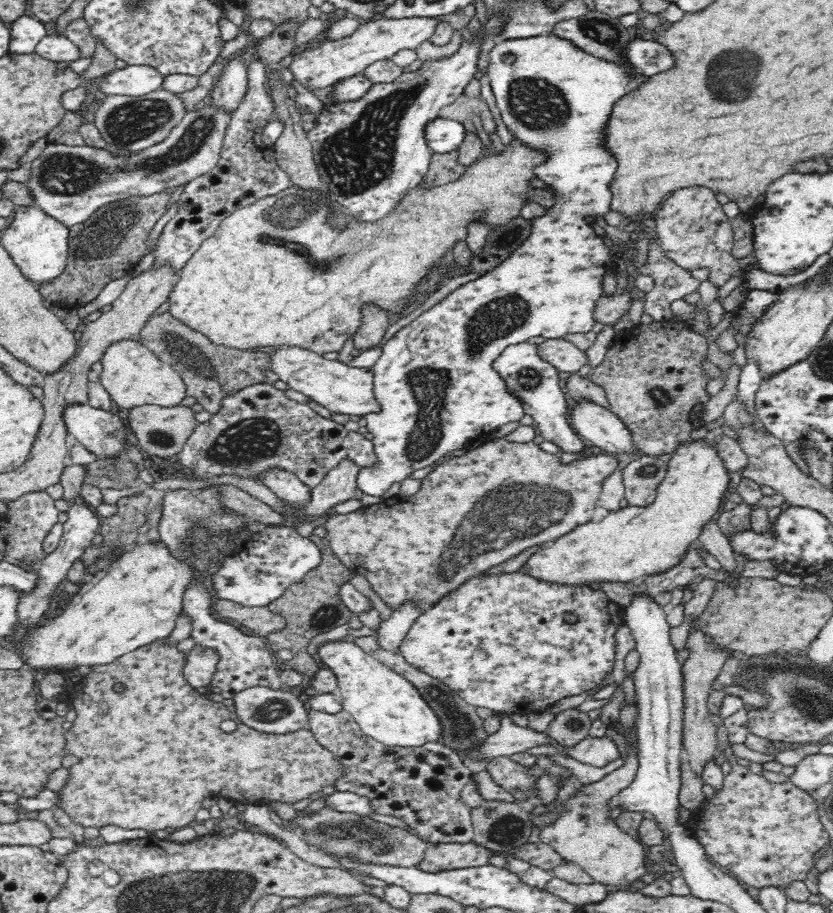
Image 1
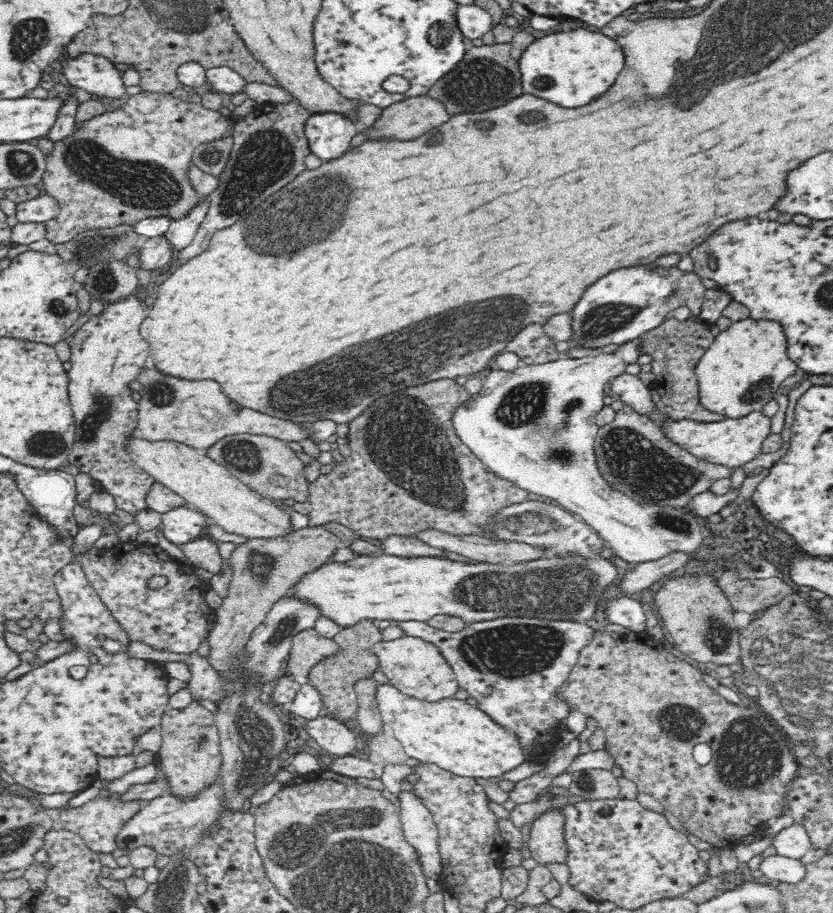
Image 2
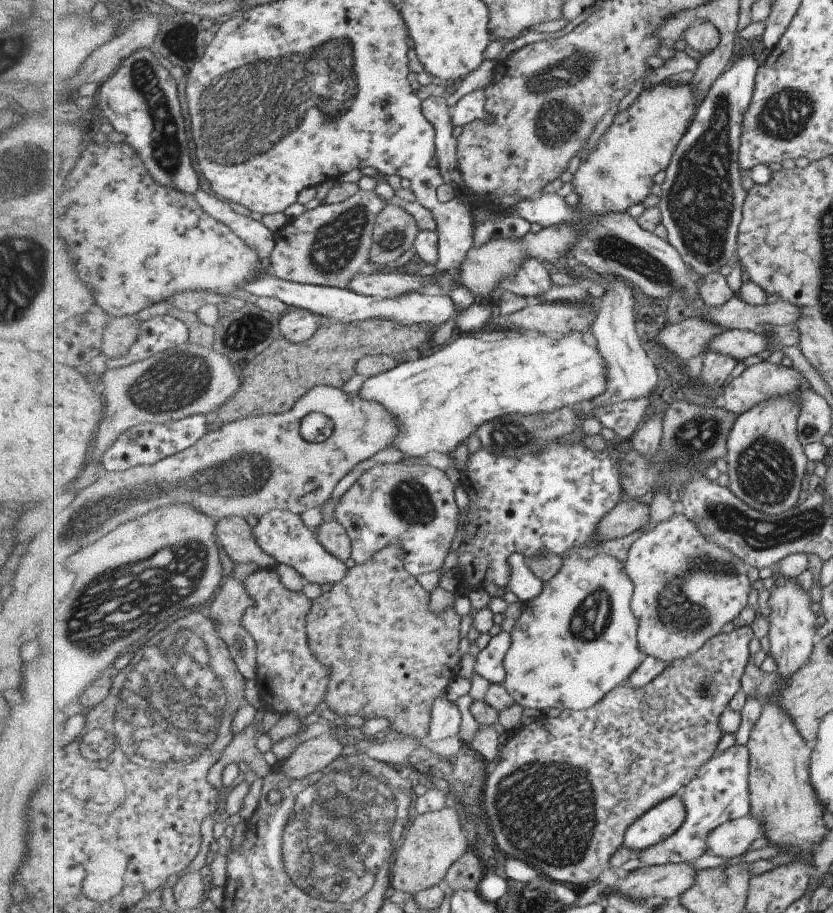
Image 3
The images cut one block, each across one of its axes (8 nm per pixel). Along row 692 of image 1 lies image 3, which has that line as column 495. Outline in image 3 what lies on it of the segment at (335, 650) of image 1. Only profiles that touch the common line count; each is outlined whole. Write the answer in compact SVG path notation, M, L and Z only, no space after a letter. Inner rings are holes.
M592 330L571 332L563 338L551 338L547 334L519 335L515 337L488 338L474 334L455 333L446 344L433 349L418 360L401 362L396 368L367 378L360 396L383 404L393 416L399 418L399 436L395 436L394 448L399 448L410 459L425 458L433 452L449 454L459 444L477 431L490 425L501 416L523 414L537 416L543 412L555 412L565 406L573 407L583 400L592 400L607 390L609 376L603 352Z

